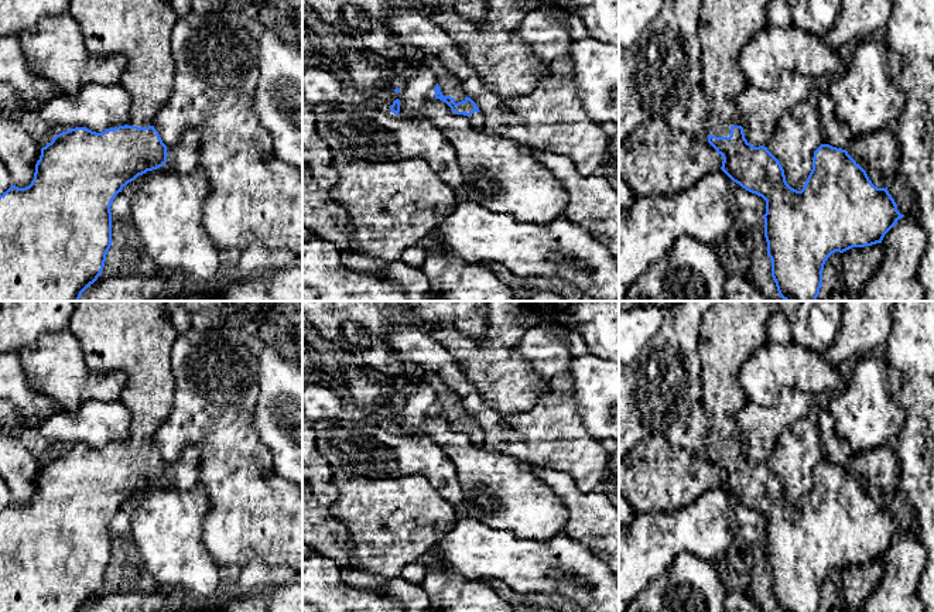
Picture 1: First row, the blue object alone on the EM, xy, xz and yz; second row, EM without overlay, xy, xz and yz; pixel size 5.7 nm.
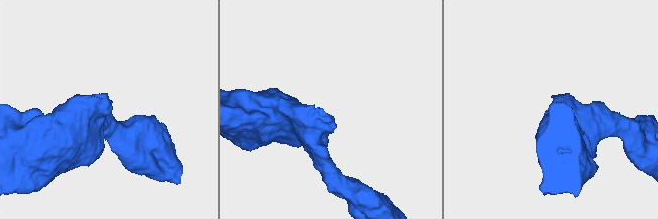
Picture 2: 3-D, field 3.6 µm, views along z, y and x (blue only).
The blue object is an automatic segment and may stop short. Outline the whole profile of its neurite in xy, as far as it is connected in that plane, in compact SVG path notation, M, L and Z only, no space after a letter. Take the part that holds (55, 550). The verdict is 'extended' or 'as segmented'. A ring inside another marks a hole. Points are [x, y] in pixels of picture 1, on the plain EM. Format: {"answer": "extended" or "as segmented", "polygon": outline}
{"answer": "extended", "polygon": "M76 301L68 329L81 343L85 362L93 373L123 372L122 401L131 413L130 435L124 442L102 449L75 444L57 451L41 465L34 496L25 505L11 502L0 512L0 612L82 612L102 591L112 563L113 516L138 492L167 479L167 462L153 442L175 397L171 349L178 336L165 317L167 301Z"}

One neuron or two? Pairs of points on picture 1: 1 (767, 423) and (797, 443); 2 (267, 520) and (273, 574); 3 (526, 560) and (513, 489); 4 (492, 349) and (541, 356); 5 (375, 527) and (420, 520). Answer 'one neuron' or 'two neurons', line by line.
1: two neurons
2: two neurons
3: two neurons
4: two neurons
5: one neuron

